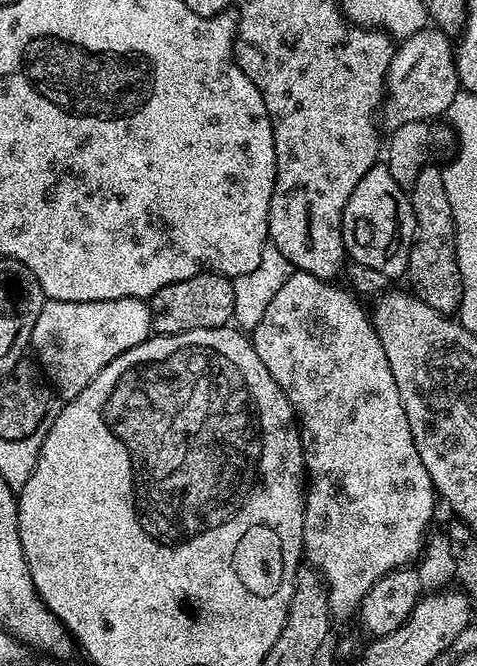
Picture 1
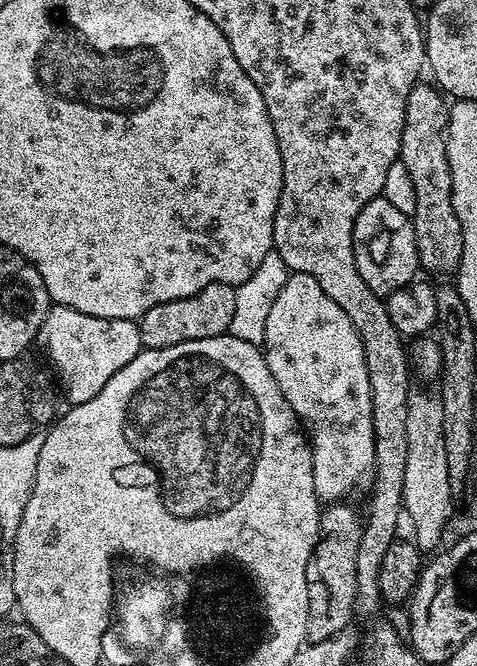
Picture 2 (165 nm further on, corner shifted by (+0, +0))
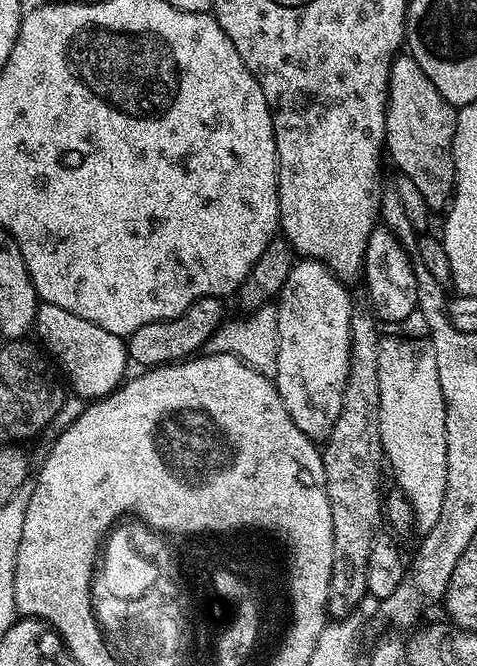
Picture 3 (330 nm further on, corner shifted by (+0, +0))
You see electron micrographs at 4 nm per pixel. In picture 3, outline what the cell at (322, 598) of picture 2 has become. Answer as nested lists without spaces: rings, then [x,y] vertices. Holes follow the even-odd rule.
[[[357,311],[352,317],[348,385],[344,391],[342,410],[322,448],[336,535],[336,557],[328,591],[328,615],[332,618],[343,618],[355,613],[360,599],[368,596],[368,559],[372,543],[381,531],[380,460],[382,464],[384,445],[378,382],[378,346],[382,339],[379,326],[381,327],[375,315],[367,316],[366,313]]]

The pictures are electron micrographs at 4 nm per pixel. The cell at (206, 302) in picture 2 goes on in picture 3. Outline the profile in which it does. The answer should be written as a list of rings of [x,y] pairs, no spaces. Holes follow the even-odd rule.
[[[204,296],[200,300],[188,307],[178,318],[173,320],[159,320],[158,322],[150,322],[146,326],[138,326],[138,330],[134,330],[131,336],[127,337],[128,359],[133,365],[141,364],[141,369],[158,368],[165,364],[174,364],[181,360],[187,360],[199,353],[201,349],[207,345],[208,339],[219,332],[225,323],[224,308],[219,299],[214,296]]]

